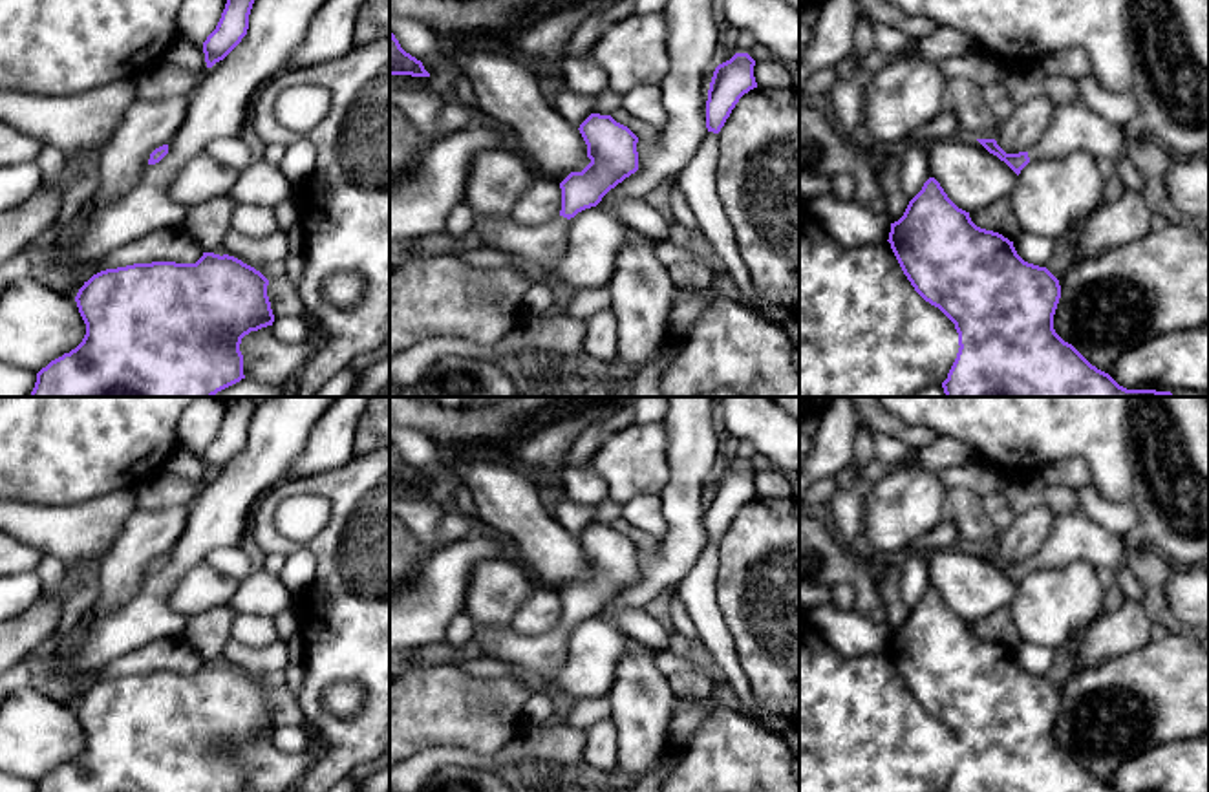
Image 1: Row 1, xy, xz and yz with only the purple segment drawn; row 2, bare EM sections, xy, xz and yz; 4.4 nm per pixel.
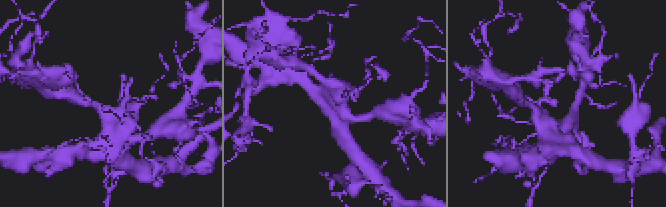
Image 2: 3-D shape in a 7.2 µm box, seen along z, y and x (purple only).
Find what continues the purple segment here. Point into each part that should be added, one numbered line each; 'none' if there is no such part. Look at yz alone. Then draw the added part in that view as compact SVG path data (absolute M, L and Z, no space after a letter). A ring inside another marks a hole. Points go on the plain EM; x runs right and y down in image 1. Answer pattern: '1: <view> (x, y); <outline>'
1: yz (1074, 536); M1081 508L1055 518L1050 536L1028 562L1030 571L1065 567L1083 560L1094 567L1118 569L1134 549L1123 543L1123 534L1107 530Z

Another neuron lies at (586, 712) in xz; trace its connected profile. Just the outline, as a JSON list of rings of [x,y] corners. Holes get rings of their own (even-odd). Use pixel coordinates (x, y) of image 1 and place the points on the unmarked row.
[[[607,697],[578,699],[576,706],[565,715],[562,724],[587,730],[596,721],[611,719],[613,710]]]

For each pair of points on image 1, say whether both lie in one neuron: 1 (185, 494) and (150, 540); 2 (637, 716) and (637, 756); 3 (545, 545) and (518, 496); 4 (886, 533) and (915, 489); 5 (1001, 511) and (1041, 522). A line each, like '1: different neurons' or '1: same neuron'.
1: different neurons
2: same neuron
3: same neuron
4: same neuron
5: different neurons

